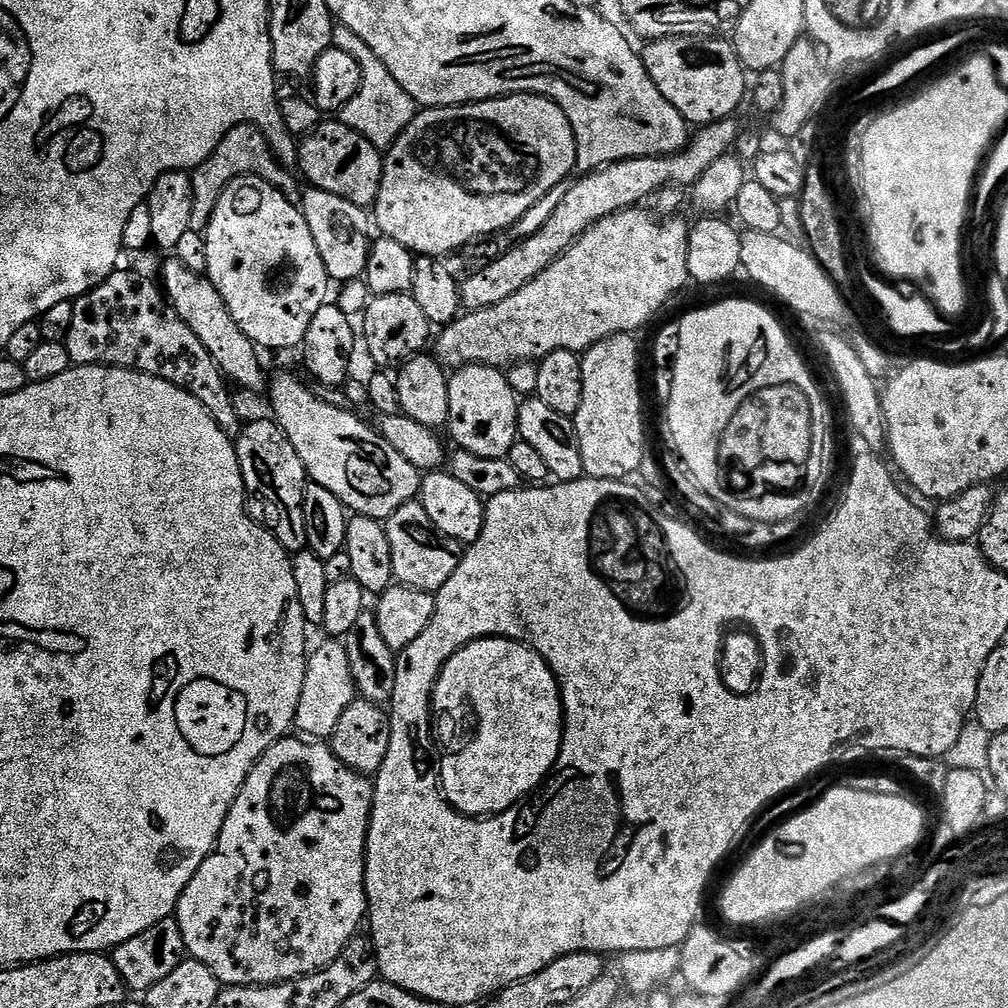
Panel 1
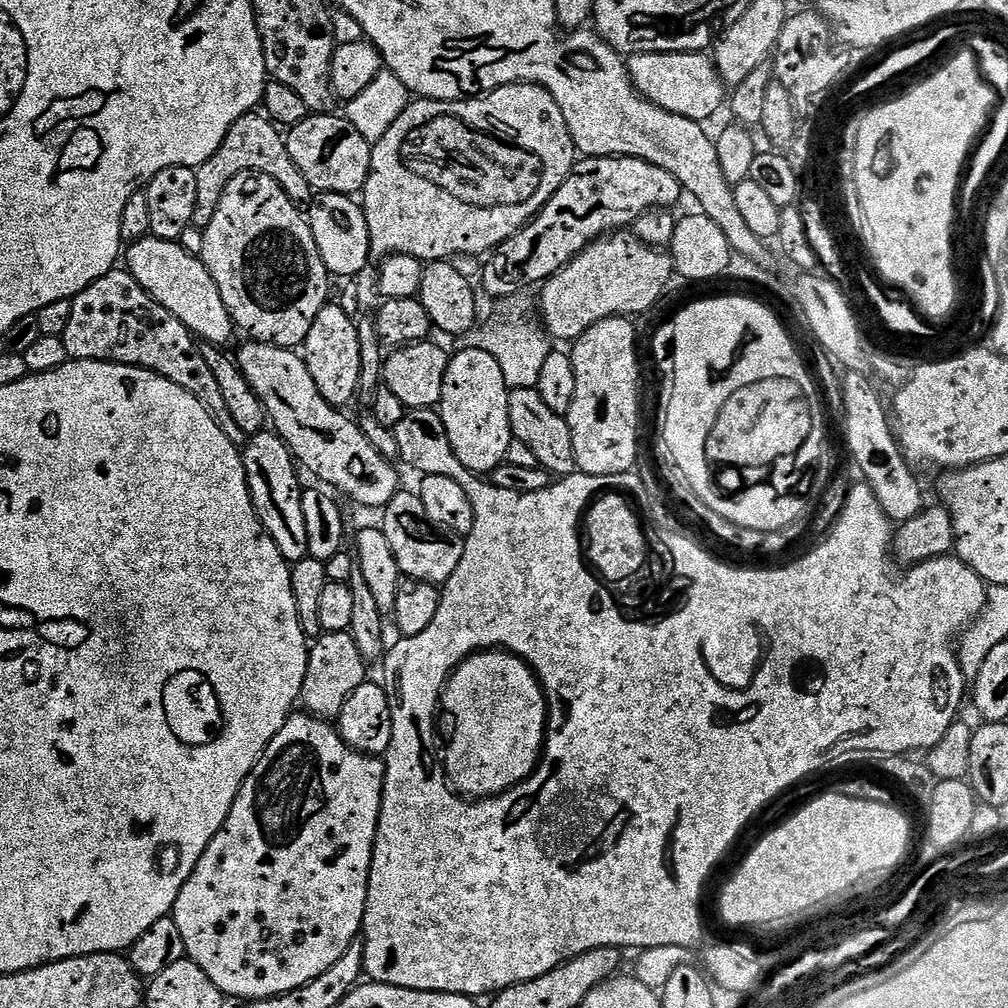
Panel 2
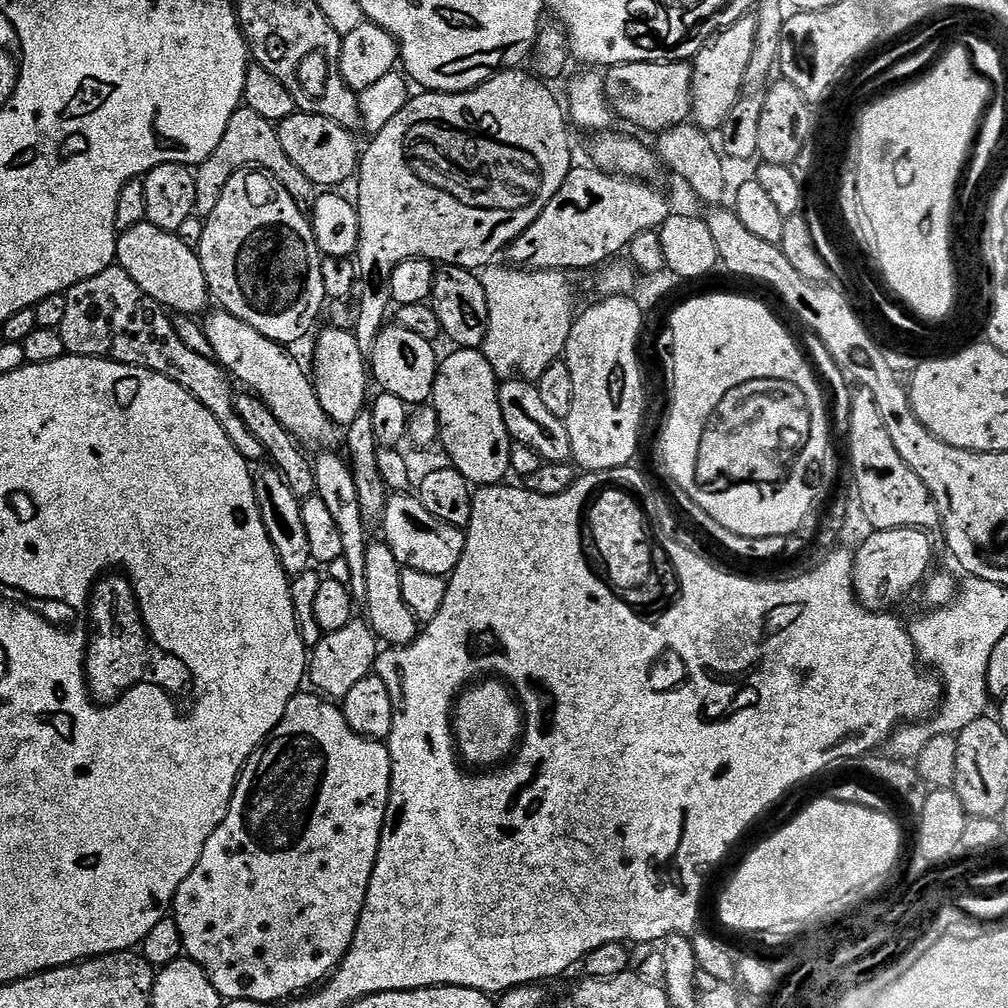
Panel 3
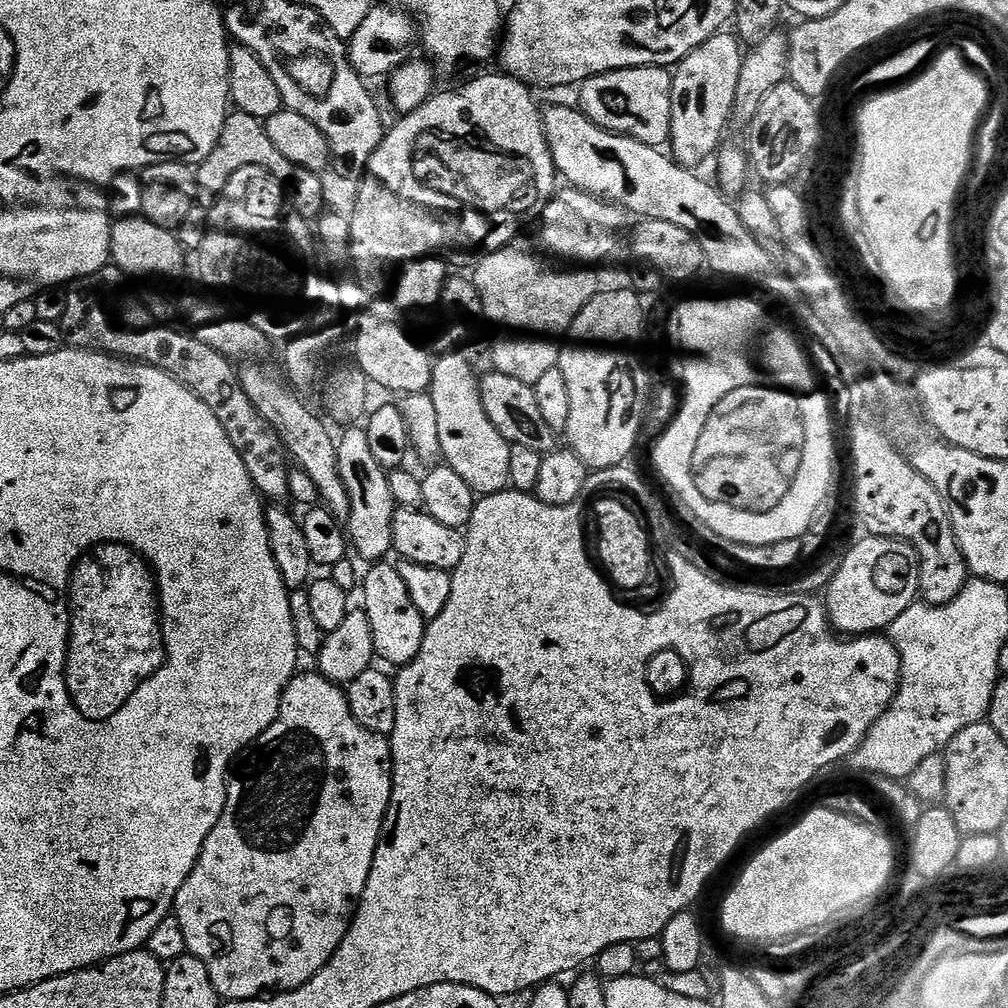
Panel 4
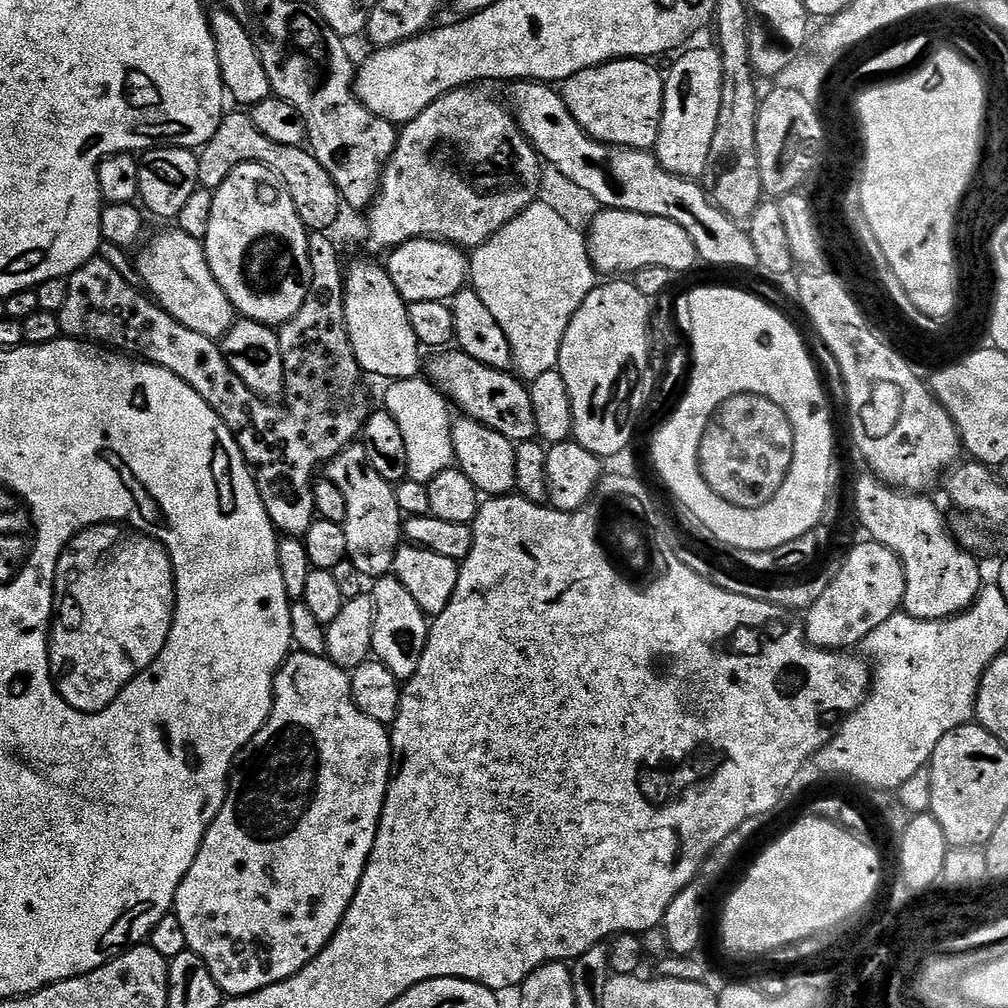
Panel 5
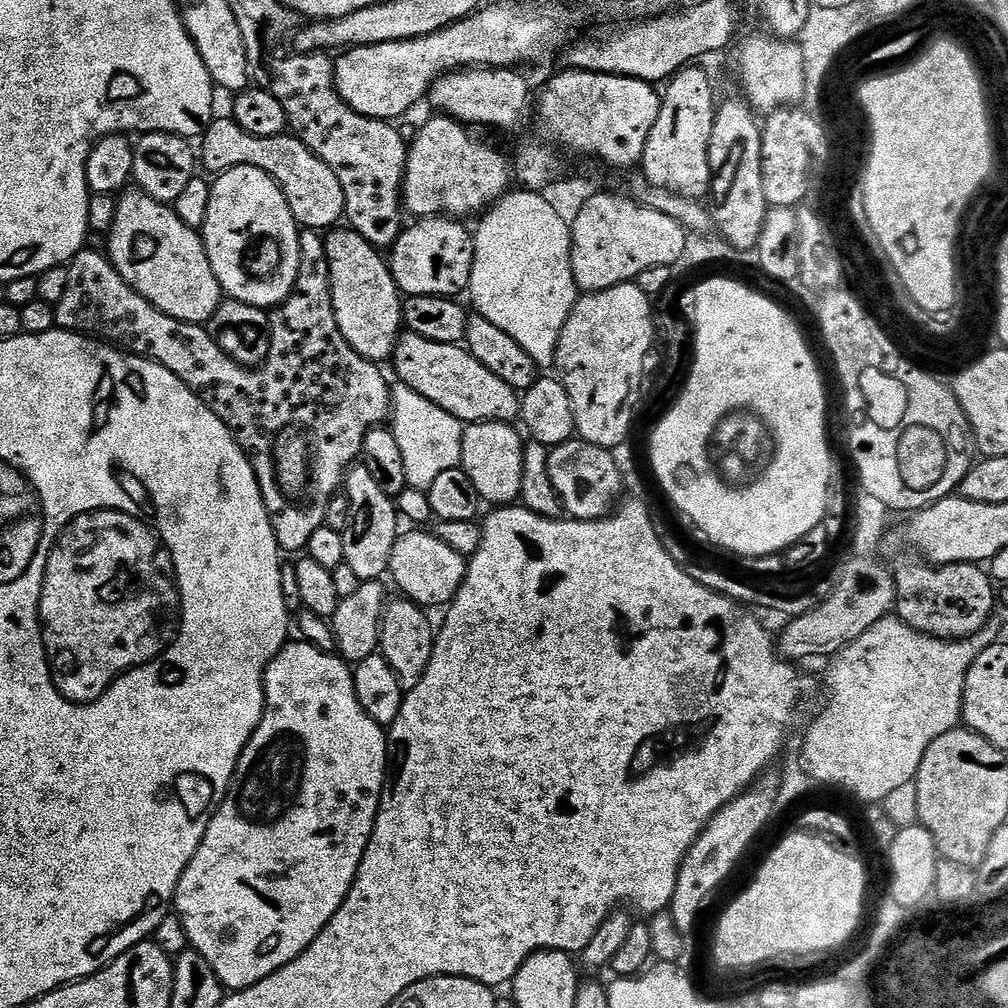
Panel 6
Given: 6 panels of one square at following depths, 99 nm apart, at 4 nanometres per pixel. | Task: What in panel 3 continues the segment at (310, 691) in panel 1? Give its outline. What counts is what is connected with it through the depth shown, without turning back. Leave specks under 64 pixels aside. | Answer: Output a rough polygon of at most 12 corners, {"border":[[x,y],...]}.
{"border":[[363,619],[321,635],[307,683],[343,701],[373,675],[378,641]]}

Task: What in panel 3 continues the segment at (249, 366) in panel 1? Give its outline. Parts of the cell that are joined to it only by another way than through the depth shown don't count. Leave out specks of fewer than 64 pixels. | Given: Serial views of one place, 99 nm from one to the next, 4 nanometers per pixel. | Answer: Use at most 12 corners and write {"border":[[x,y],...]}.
{"border":[[145,222],[115,263],[169,313],[209,307],[200,253]]}

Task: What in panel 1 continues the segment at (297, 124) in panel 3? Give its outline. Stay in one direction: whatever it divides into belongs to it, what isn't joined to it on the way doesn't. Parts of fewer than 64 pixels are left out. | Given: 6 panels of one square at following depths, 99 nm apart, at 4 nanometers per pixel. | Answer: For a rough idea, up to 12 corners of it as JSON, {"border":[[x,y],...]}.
{"border":[[325,119],[298,144],[313,188],[368,210],[381,149]]}

